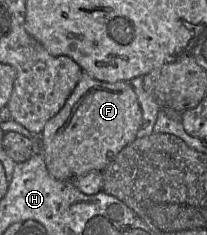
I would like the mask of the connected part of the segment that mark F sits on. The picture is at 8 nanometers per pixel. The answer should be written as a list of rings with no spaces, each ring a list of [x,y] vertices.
[[[82,73],[62,109],[45,124],[40,134],[49,174],[57,180],[68,181],[91,171],[103,171],[125,146],[137,138],[141,125],[142,110],[137,94],[128,82],[102,82]]]

